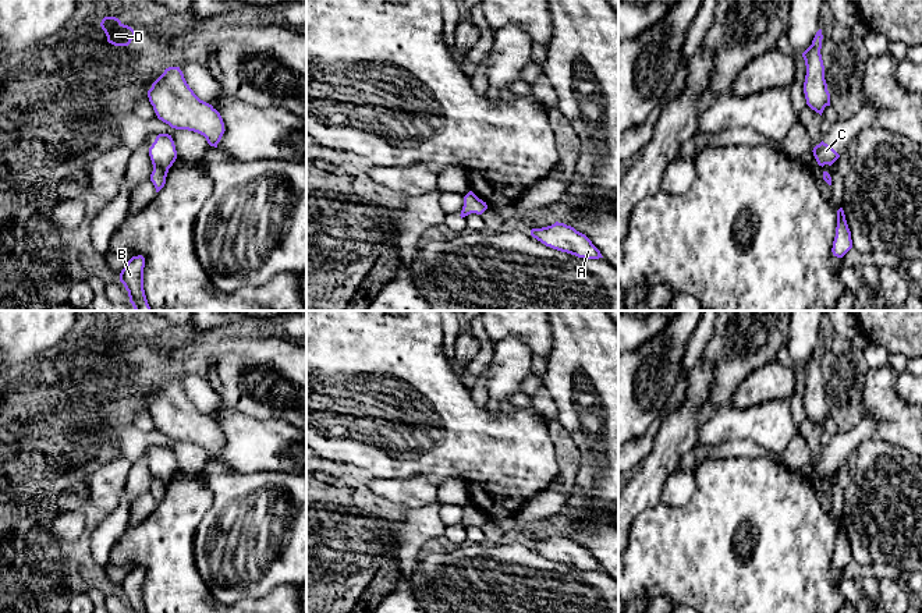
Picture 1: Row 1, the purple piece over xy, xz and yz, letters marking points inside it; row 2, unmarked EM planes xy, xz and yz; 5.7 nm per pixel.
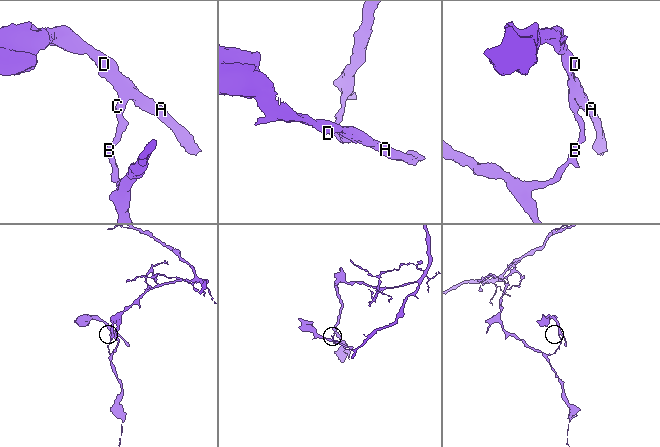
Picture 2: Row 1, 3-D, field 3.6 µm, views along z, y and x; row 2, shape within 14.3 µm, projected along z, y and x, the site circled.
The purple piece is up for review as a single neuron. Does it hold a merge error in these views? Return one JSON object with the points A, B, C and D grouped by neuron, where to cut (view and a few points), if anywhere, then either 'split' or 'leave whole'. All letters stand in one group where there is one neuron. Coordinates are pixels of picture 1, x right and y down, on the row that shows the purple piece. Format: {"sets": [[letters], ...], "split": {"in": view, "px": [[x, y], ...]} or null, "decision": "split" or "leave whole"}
{"sets": [["A", "C", "D"], ["B"]], "split": {"in": "xy", "px": [[153, 165], [167, 169]]}, "decision": "split"}

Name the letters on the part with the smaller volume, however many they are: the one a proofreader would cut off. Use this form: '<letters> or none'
A, C, D

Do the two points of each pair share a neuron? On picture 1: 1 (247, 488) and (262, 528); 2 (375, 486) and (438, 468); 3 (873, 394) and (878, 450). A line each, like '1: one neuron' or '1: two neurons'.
1: one neuron
2: two neurons
3: two neurons

